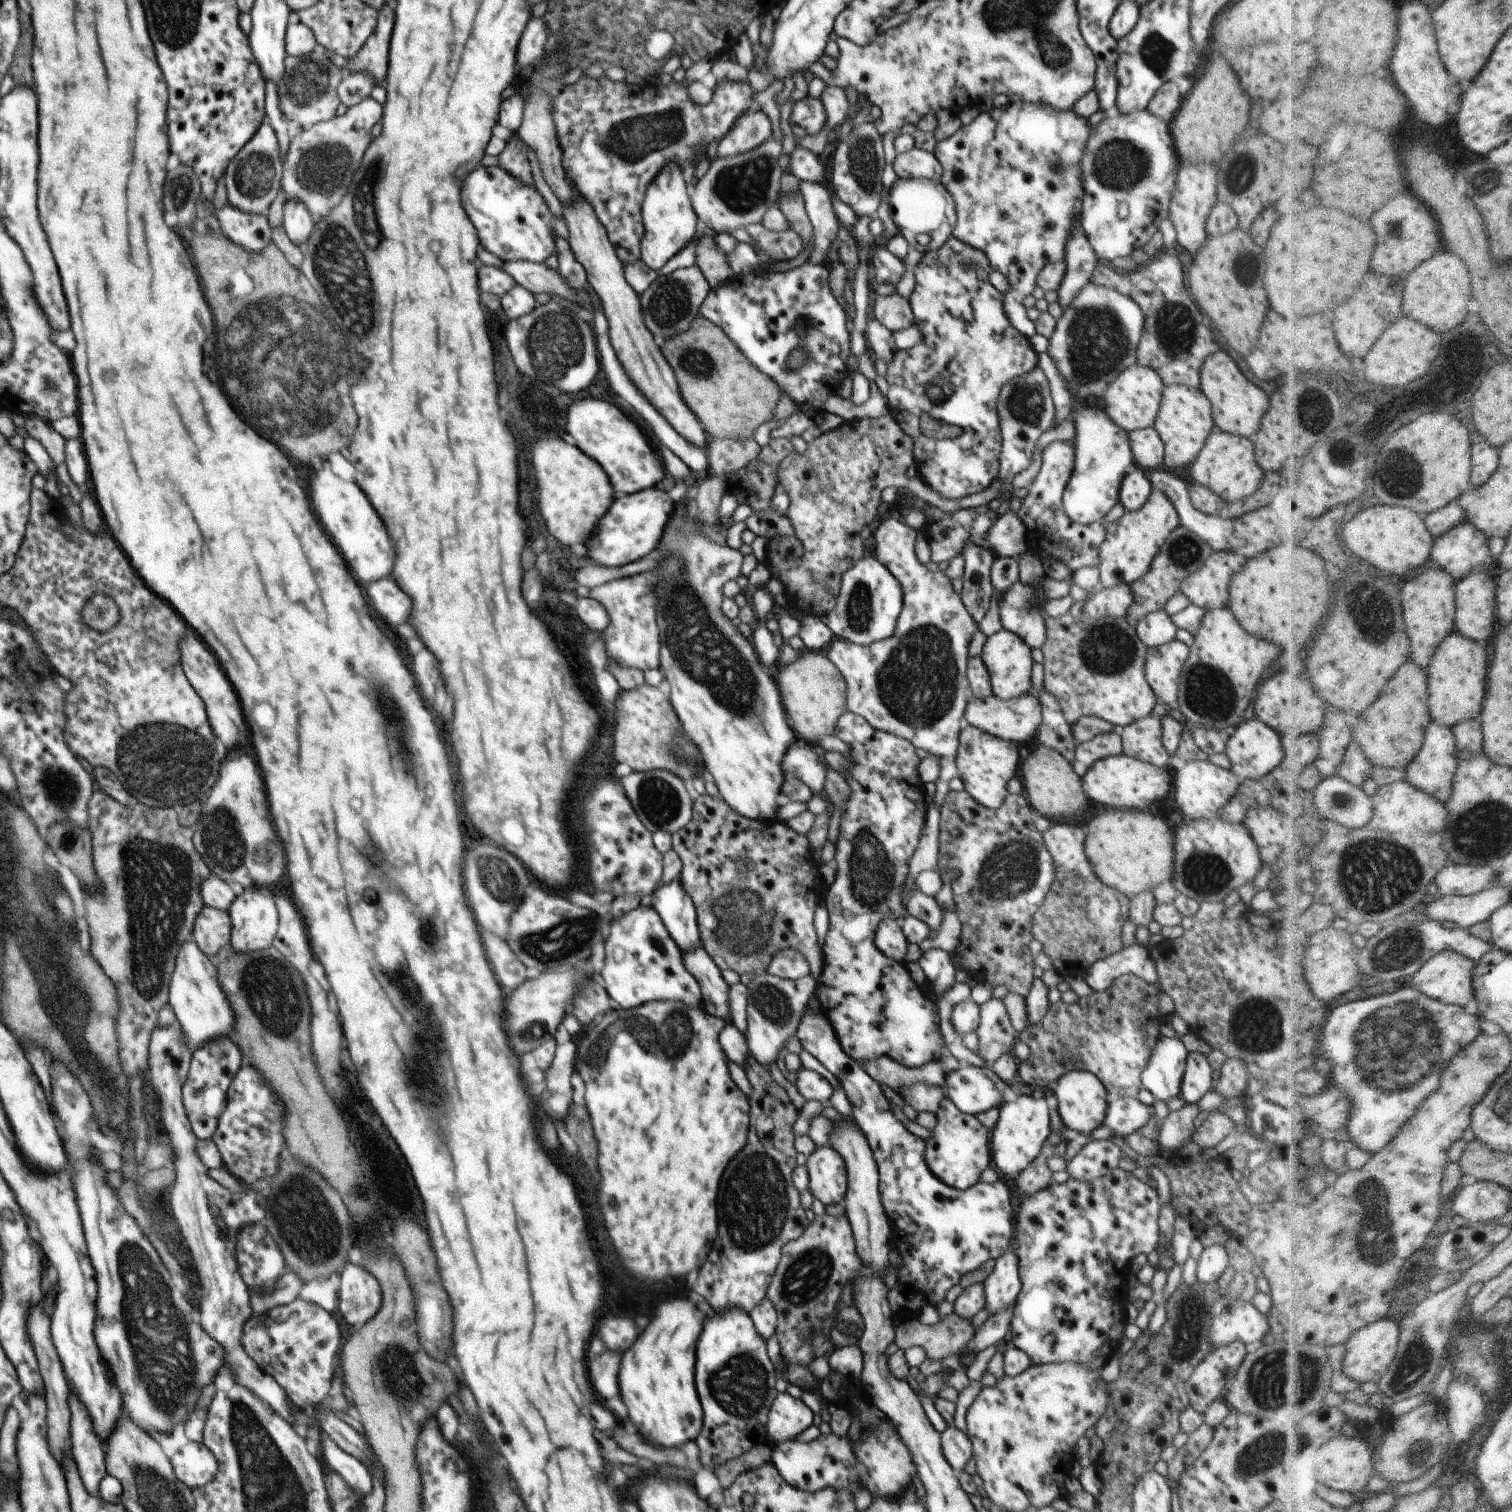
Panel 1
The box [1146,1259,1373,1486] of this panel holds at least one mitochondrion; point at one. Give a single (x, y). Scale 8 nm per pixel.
(1266, 1387)

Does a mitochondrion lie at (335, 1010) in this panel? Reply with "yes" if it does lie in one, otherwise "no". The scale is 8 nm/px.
no

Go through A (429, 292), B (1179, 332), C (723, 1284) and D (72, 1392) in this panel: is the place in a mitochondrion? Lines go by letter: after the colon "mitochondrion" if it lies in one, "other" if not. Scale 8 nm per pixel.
A: other
B: mitochondrion
C: other
D: other

